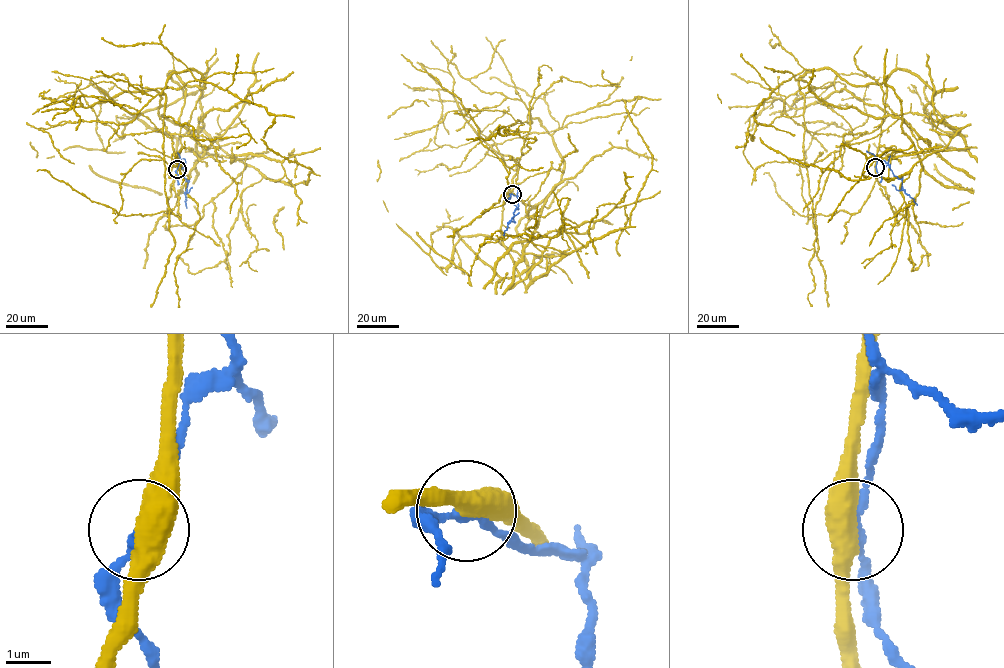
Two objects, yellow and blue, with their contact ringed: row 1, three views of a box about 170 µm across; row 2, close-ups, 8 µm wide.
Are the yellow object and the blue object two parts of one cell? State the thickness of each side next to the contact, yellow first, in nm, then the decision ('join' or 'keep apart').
550/200 nm | keep apart

